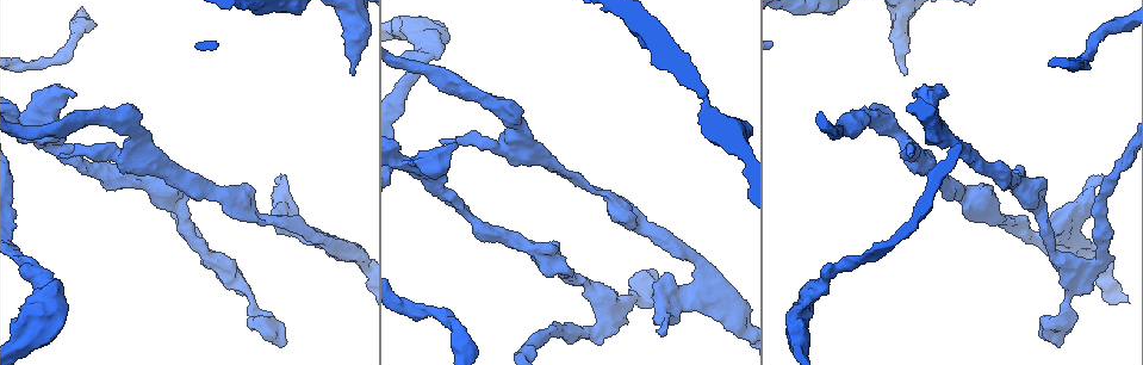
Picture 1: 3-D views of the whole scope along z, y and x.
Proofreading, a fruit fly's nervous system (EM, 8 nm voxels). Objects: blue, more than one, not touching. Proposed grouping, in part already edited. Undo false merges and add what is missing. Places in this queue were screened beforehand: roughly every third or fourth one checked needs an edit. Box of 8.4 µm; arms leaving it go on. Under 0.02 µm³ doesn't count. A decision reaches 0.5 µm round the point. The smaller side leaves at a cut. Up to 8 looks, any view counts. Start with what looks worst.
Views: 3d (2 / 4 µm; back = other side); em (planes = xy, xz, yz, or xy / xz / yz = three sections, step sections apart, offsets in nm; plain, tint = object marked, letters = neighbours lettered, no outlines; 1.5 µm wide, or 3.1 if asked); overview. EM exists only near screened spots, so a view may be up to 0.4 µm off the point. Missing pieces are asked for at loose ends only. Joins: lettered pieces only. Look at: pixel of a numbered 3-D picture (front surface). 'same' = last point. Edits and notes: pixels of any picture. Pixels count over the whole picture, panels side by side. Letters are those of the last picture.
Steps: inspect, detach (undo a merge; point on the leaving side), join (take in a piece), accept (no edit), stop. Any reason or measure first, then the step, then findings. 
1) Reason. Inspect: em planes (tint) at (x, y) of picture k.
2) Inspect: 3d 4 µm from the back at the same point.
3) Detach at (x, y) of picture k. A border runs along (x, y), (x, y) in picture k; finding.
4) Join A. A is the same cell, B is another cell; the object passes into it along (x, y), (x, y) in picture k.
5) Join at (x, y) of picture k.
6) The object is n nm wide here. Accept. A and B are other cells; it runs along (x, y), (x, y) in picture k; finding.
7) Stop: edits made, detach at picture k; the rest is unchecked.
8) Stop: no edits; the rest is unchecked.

Free end. Inspect: em planes (plain) at (904, 75) of picture 1.

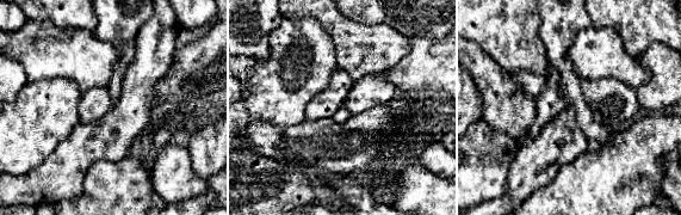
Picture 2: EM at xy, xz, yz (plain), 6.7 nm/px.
Inspect: em planes (tint) at the same point.

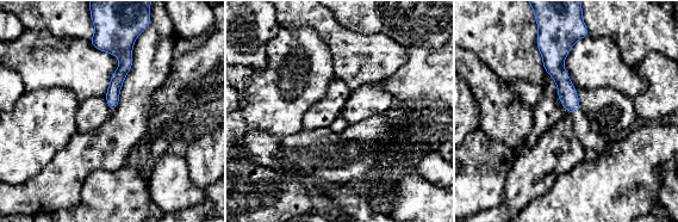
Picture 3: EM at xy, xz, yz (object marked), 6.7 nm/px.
Inspect: em planes (letters) at the same point.

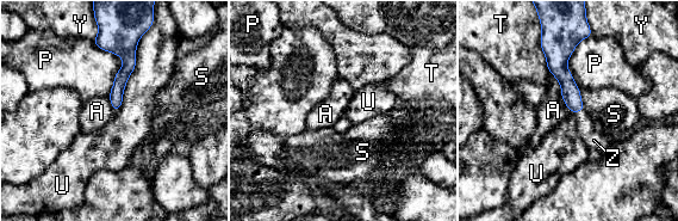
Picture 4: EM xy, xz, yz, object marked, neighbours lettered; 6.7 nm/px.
Join Z. Z is the same cell, A, P, S, T, U and Y are other cells; the object passes into it along (570, 92), (578, 111), (593, 140) in picture 4; it goes on there.

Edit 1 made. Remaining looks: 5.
Free end. Inspect: em planes (letters) at (660, 333) of picture 1.

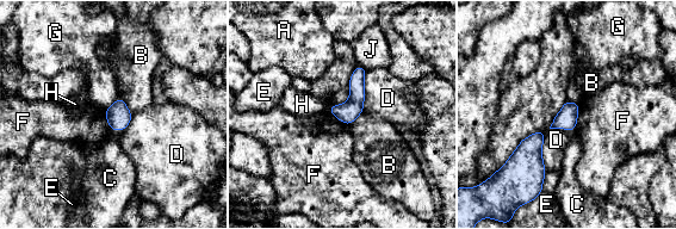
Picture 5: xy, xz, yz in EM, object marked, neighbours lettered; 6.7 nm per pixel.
Accept. A, B, C, D, E, F, G, H and J are other cells; a border runs along (580, 104), (576, 128), (572, 131) in picture 5; no lettered piece goes on from it.

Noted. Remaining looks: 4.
Inspect: em xy step 8 (tint) at (61, 157) of picture 1.

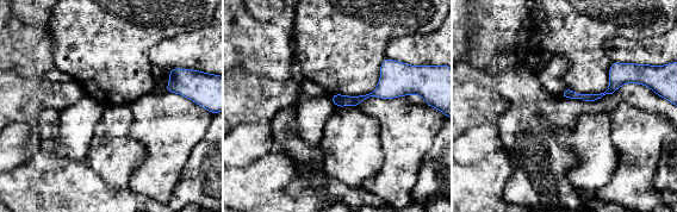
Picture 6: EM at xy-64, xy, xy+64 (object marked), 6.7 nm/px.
Cut it another way. Inspect: em planes (letters) at the same point.

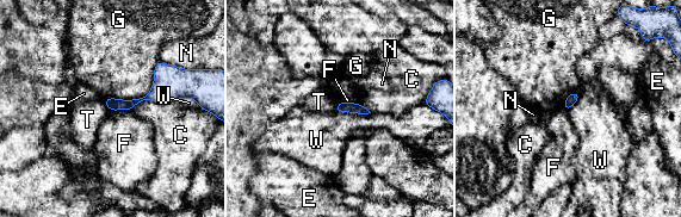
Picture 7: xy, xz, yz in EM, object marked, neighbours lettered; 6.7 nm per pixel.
The longest contact is with G, 460 nm. Accept. C, E, F, G, N, T and W are other cells; a border runs along (335, 110), (354, 113), (371, 112) in picture 7; no lettered piece goes on from it.

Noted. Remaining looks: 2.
Stop: edits made, join at picture 4; the rest is unchecked.

